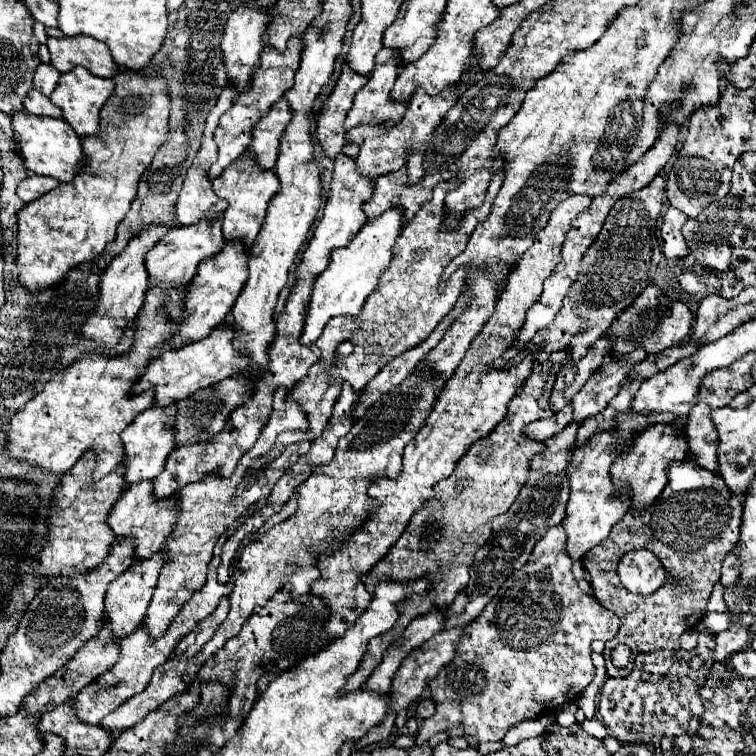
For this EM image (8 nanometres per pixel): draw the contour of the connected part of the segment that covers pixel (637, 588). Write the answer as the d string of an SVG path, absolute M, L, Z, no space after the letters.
M630 550L618 564L622 584L636 594L650 594L658 588L658 576L668 576L666 568L648 550Z

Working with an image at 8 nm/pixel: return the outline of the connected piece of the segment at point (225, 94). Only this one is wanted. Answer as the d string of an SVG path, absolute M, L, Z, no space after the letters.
M226 84L224 90L222 90L222 94L220 94L220 98L218 98L218 102L216 102L216 106L210 110L210 114L208 114L208 118L206 118L206 130L204 130L204 138L202 138L202 148L198 150L198 154L196 154L192 166L188 168L188 174L186 174L186 178L184 178L182 192L180 192L178 202L176 202L176 214L178 214L180 226L196 224L200 218L204 218L204 214L208 214L208 218L212 218L212 214L218 214L218 212L222 212L222 210L228 208L226 200L220 198L220 196L212 190L212 182L210 182L210 178L208 178L208 170L210 170L210 166L214 164L214 160L216 160L216 156L218 156L218 148L216 148L216 142L214 142L214 130L216 130L216 126L218 126L220 116L222 116L226 110L230 110L234 98L236 98L236 88L234 88L234 84Z

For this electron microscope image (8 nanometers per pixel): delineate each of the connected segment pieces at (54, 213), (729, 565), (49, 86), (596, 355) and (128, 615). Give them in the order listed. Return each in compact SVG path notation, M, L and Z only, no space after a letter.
M118 72L114 76L114 94L106 100L100 110L100 128L94 136L82 138L82 148L86 154L86 166L72 182L60 184L54 192L26 204L18 212L18 280L28 292L38 292L52 288L62 282L74 268L82 262L96 260L104 254L106 246L116 238L116 226L130 210L130 202L136 196L136 184L142 172L150 166L154 154L168 140L170 134L170 94L164 76L146 76L136 72Z
M732 548L728 552L728 556L722 562L722 574L720 574L720 584L724 588L734 586L740 580L740 552L736 548Z
M40 64L36 68L36 74L34 74L34 88L40 90L42 94L50 96L54 92L54 88L58 86L58 80L60 80L60 72L54 70L50 64Z
M606 332L602 338L596 340L594 346L588 348L588 354L584 358L580 358L578 362L564 364L564 368L556 374L556 384L550 400L554 412L562 410L570 402L570 398L586 384L586 380L602 364L610 348L612 348L612 340L608 338L608 332Z
M158 550L156 554L152 554L150 558L142 558L136 560L128 570L124 570L108 588L106 594L106 608L104 608L104 620L110 620L114 626L114 636L122 638L128 636L130 632L134 632L134 628L140 624L140 620L146 614L146 608L150 604L152 592L158 584L158 574L162 570L162 566L168 562L168 550Z

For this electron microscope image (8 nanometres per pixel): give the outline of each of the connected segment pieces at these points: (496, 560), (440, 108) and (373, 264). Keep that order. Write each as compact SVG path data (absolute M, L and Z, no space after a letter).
M570 422L562 432L546 440L546 452L542 456L534 456L528 482L520 490L516 502L510 506L510 512L494 520L492 538L474 556L474 562L470 566L470 582L466 586L466 590L470 590L470 604L466 606L466 612L458 616L458 620L450 620L450 628L454 624L462 624L462 620L474 620L482 612L482 608L492 600L492 596L496 596L498 588L510 576L510 572L516 572L526 564L538 538L546 534L546 528L564 520L566 502L570 496L570 480L566 468L572 462L576 434L578 434L578 424Z
M470 68L464 72L464 78L454 84L448 86L444 92L436 94L436 96L428 96L422 88L418 88L412 98L410 98L410 108L406 110L406 116L400 122L394 122L390 128L382 126L382 124L360 124L354 126L346 132L348 140L356 142L360 146L360 154L356 158L356 164L360 168L360 172L364 172L364 176L380 176L386 172L394 172L400 170L404 164L408 164L408 172L410 172L410 180L420 180L420 176L424 176L424 156L426 156L426 148L430 146L430 140L436 132L436 128L442 124L442 120L446 118L448 110L458 102L460 94L472 84L474 74L478 72L478 68Z
M400 206L388 208L386 212L382 212L374 220L370 220L348 246L336 248L332 252L328 268L314 282L314 290L312 290L312 298L308 304L308 314L306 314L304 330L300 336L300 344L304 344L304 346L314 344L320 338L320 334L330 318L342 316L342 314L348 314L348 316L360 314L366 298L378 286L382 272L390 266L390 260L394 256L392 246L396 244L396 238L400 236L400 232L404 228L402 218L404 218L404 208L400 208Z

